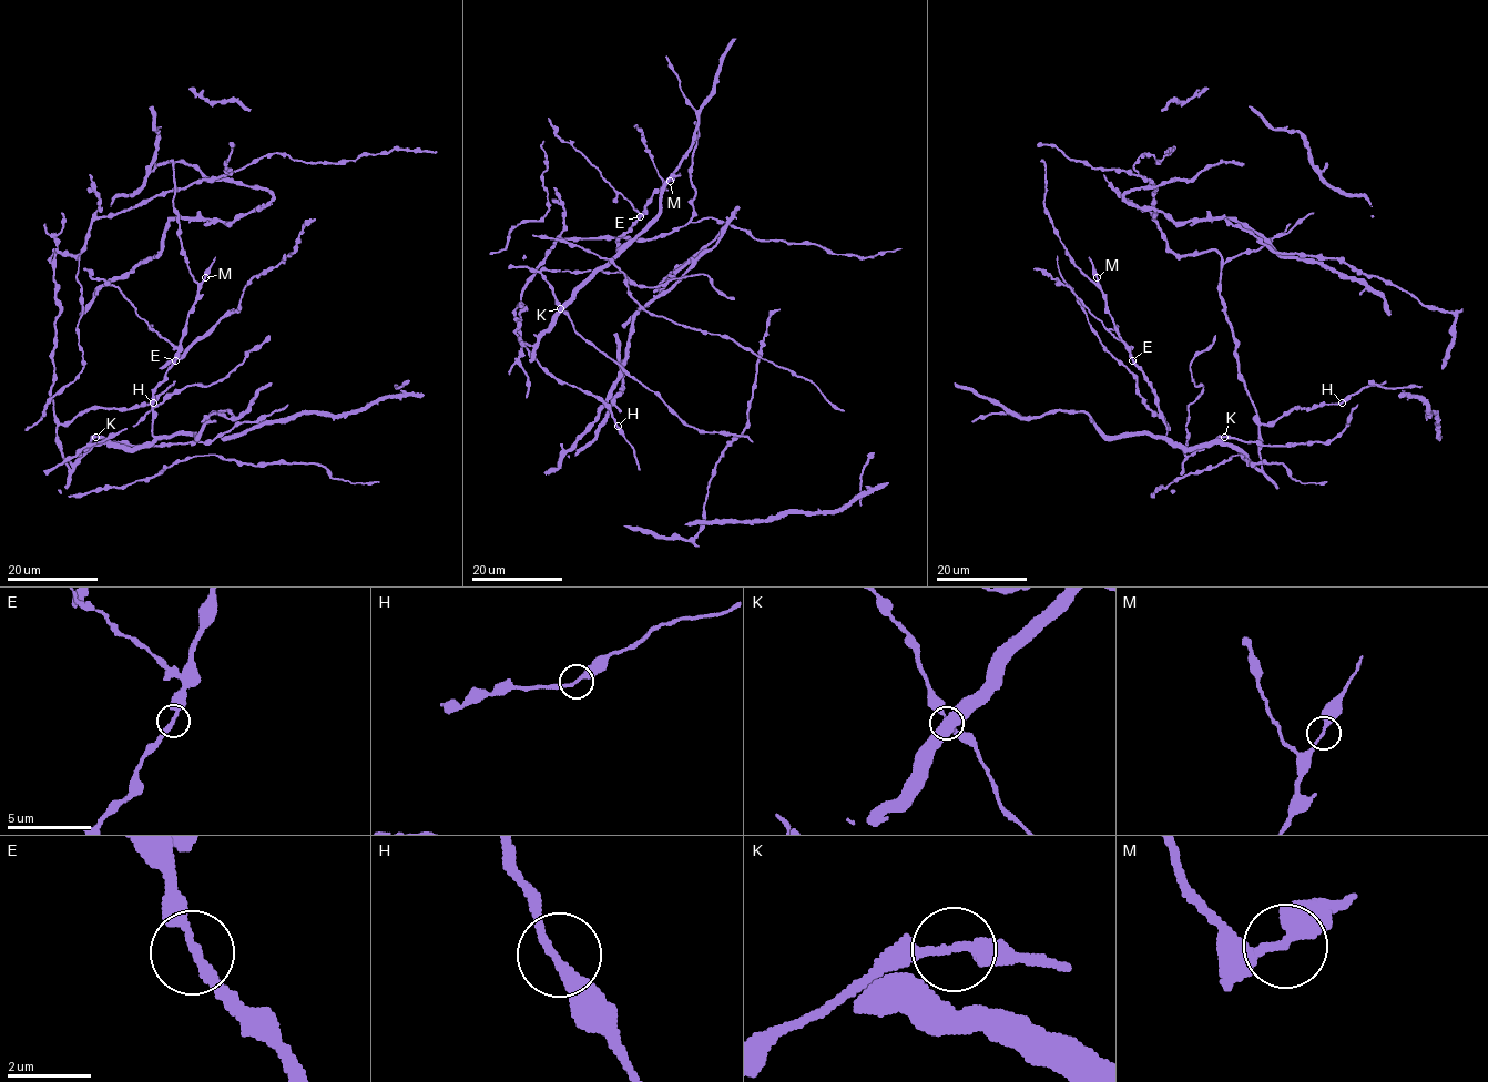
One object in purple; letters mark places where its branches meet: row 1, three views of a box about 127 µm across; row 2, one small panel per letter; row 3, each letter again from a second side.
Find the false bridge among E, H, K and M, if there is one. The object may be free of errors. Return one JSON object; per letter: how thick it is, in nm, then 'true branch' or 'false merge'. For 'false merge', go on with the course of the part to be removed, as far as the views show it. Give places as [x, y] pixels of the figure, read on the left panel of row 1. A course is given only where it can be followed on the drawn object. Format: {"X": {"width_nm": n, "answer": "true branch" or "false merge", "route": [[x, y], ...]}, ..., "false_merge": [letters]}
{"E": {"width_nm": 240, "answer": "true branch"}, "H": {"width_nm": 240, "answer": "true branch"}, "K": {"width_nm": 240, "answer": "true branch"}, "M": {"width_nm": 220, "answer": "true branch"}, "false_merge": []}

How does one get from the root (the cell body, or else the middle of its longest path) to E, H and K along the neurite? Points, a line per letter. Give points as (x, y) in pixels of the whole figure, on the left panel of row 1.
E: (54, 374), (58, 446), (71, 470), (93, 446), (141, 449), (155, 438), (153, 391), (175, 360)
H: (54, 374), (51, 399), (54, 418), (60, 424), (69, 424), (90, 409), (132, 409), (153, 402)
K: (54, 374), (51, 399), (58, 446), (71, 470), (98, 443), (97, 436)

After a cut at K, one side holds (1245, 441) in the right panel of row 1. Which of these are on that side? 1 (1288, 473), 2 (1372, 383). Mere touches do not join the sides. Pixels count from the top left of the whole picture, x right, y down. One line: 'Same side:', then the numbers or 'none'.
Same side: none

